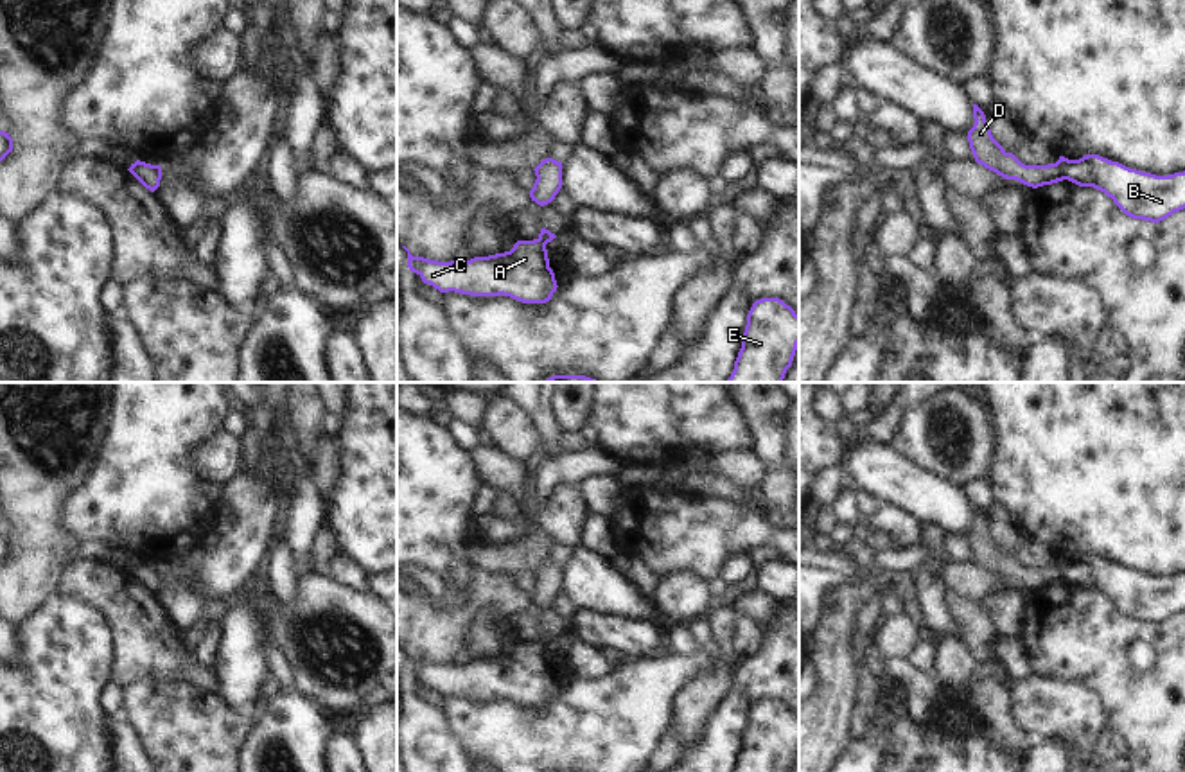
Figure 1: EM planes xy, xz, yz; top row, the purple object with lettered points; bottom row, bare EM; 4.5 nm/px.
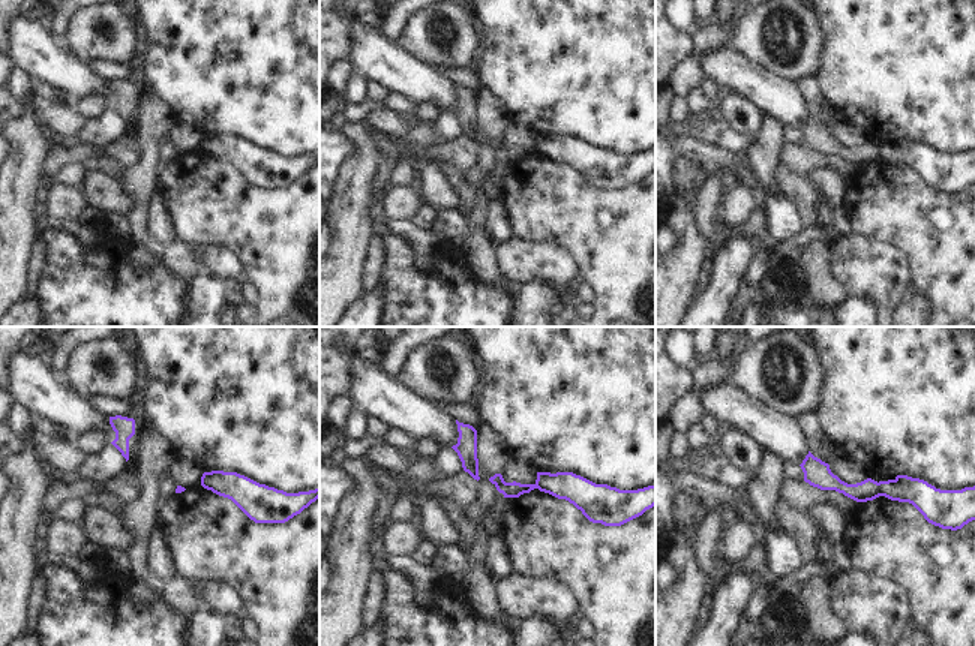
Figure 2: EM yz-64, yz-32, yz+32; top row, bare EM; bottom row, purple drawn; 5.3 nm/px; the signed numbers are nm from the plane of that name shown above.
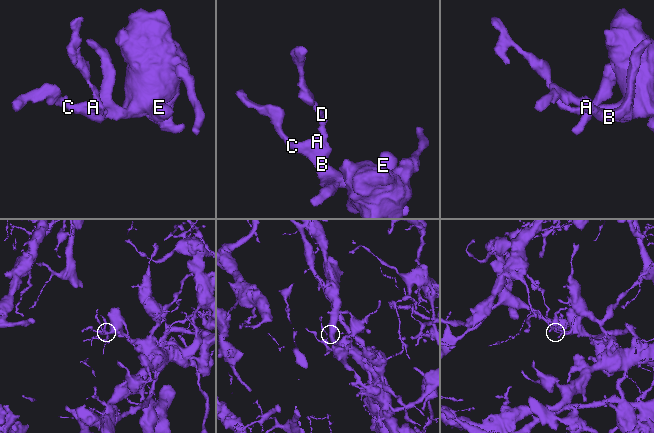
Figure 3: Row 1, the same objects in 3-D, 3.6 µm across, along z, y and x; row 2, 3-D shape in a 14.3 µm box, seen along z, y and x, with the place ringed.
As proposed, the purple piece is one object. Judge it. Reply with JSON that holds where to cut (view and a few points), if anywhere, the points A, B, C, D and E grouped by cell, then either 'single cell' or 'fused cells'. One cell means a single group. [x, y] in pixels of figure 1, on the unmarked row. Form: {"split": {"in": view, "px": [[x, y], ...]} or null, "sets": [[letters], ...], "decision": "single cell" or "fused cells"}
{"split": {"in": "yz", "px": [[1056, 564], [1065, 580]]}, "sets": [["A", "B", "C", "E"], ["D"]], "decision": "fused cells"}

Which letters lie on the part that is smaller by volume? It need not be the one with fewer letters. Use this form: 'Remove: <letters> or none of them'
Remove: D

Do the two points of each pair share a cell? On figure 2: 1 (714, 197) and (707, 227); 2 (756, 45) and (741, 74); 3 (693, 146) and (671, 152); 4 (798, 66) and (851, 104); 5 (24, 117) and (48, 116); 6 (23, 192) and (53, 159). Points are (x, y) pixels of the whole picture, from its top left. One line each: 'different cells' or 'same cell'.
1: same cell
2: different cells
3: same cell
4: different cells
5: different cells
6: different cells

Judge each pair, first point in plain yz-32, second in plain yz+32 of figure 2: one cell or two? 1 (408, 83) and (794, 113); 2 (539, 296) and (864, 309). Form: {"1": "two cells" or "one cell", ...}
{"1": "one cell", "2": "one cell"}

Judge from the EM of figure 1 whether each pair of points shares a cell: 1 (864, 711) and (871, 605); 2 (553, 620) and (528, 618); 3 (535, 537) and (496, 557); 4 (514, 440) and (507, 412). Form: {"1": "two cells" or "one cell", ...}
{"1": "one cell", "2": "one cell", "3": "one cell", "4": "one cell"}

